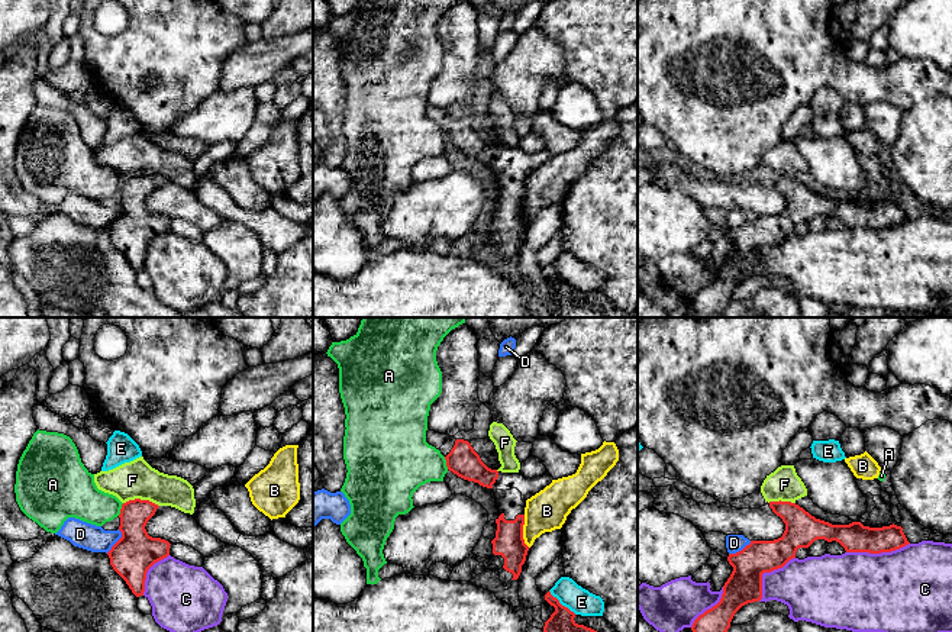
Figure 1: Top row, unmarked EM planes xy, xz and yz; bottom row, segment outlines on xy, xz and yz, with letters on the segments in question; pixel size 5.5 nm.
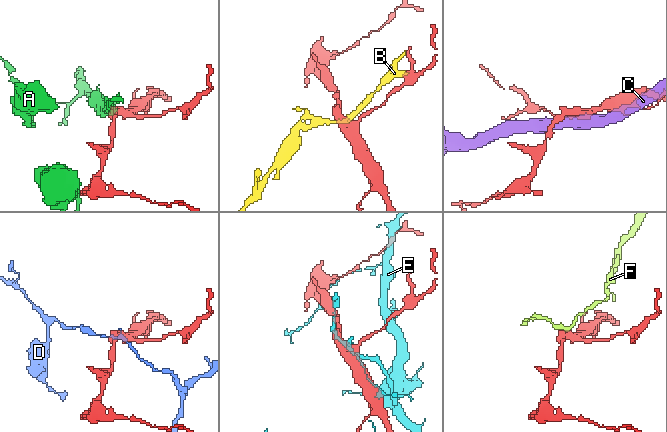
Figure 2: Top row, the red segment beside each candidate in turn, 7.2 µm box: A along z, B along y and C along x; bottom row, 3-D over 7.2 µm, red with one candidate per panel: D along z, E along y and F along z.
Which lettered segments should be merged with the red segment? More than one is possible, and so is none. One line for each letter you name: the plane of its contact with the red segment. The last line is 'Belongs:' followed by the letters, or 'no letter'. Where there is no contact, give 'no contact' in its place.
Belongs: no letter

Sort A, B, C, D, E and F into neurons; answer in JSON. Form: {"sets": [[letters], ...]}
{"sets": [["A"], ["B"], ["C"], ["D"], ["E"], ["F"]]}

